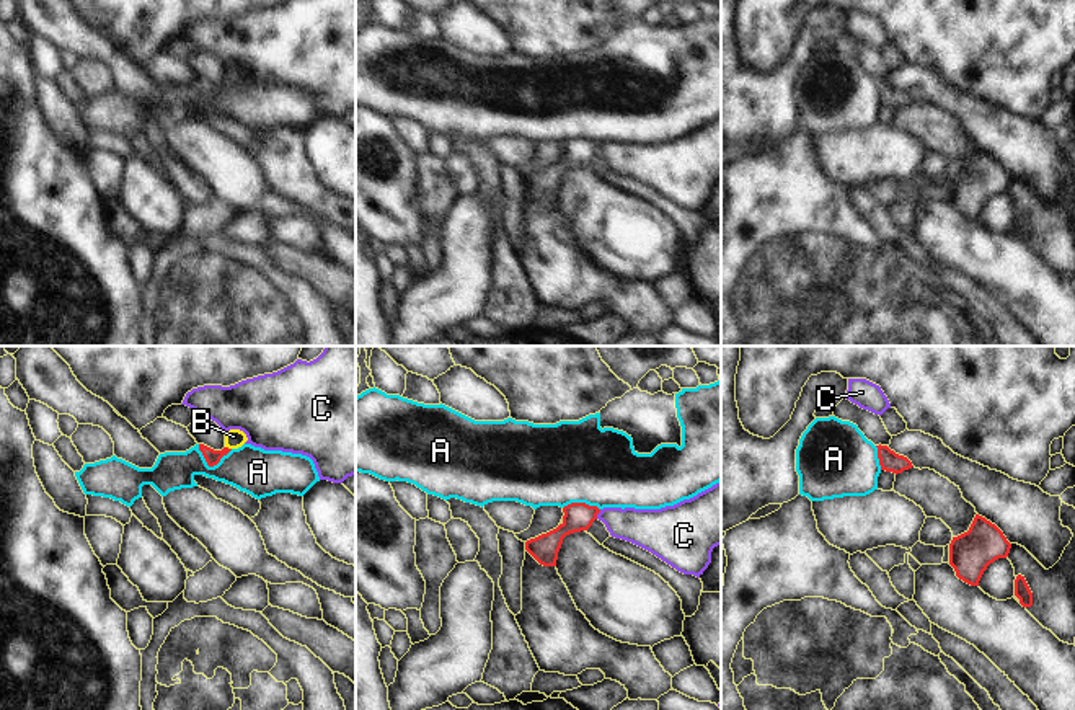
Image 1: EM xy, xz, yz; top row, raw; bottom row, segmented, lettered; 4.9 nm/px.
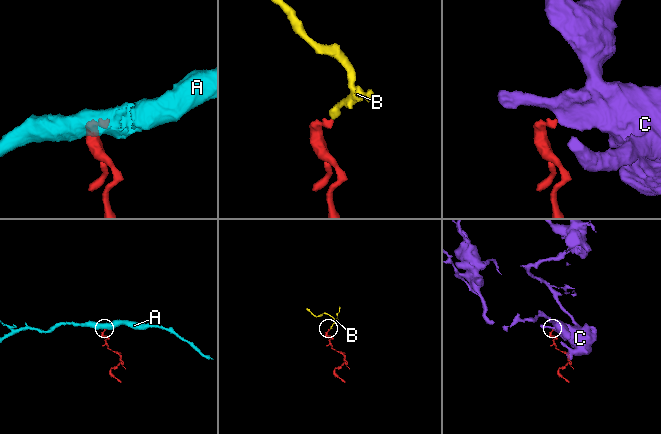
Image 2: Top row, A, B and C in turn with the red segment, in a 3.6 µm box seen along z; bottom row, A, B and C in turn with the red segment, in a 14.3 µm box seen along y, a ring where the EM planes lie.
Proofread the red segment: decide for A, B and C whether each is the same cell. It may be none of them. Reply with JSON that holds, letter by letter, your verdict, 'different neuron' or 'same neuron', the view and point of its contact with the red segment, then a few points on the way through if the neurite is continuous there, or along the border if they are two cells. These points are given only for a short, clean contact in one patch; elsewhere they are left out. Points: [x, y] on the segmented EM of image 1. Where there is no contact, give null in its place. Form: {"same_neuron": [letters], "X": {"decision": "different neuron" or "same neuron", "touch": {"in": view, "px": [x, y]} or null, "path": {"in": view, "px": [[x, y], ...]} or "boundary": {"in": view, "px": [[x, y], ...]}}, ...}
{"same_neuron": ["B"], "A": {"decision": "different neuron", "touch": {"in": "xy", "px": [211, 465]}, "boundary": {"in": "xy", "px": [[198, 444], [209, 465], [214, 465], [232, 449]]}}, "B": {"decision": "same neuron", "touch": {"in": "xy", "px": [227, 448]}, "path": {"in": "xy", "px": [[212, 457], [227, 448], [234, 438]]}}, "C": {"decision": "different neuron", "touch": {"in": "xz", "px": [597, 513]}, "boundary": {"in": "xz", "px": [[601, 510], [596, 518]]}}}

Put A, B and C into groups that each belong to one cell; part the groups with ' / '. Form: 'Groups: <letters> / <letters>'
Groups: A / B / C.

